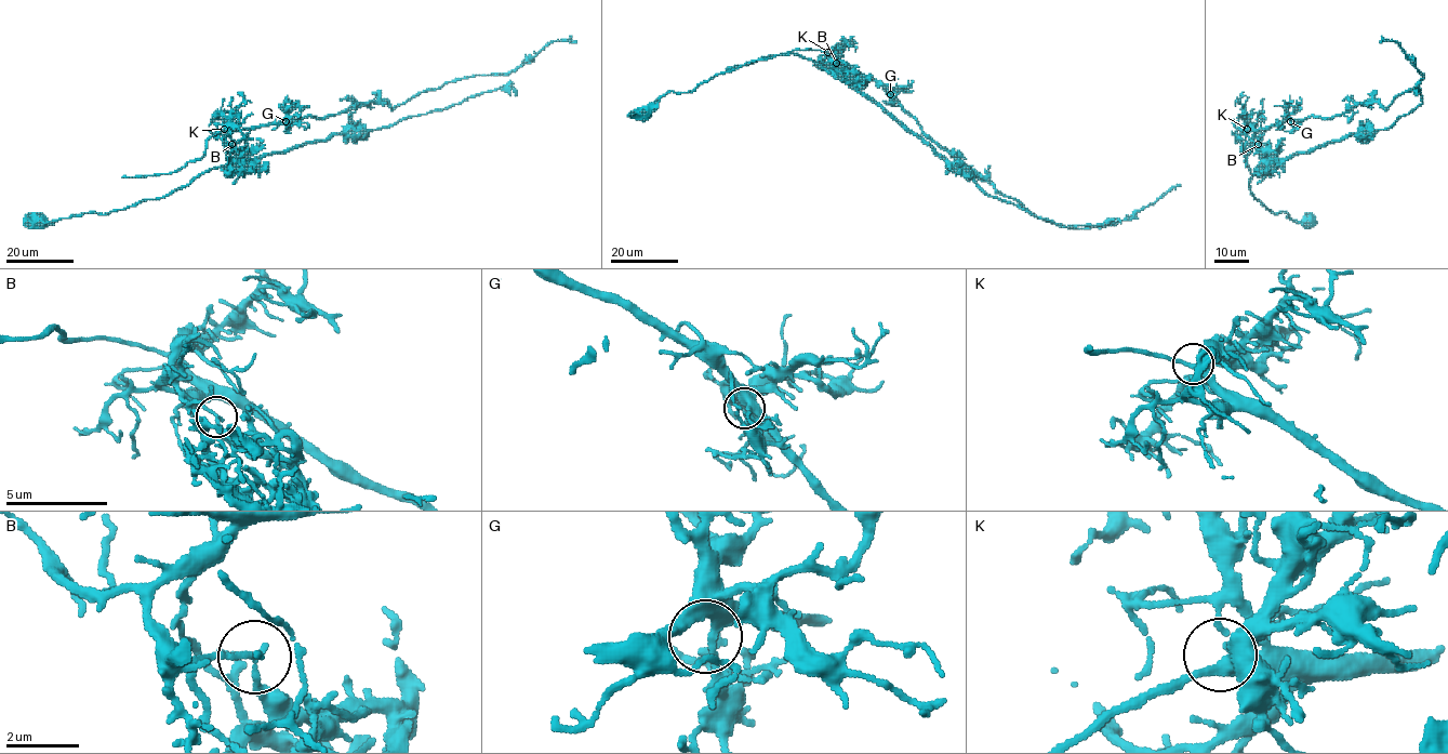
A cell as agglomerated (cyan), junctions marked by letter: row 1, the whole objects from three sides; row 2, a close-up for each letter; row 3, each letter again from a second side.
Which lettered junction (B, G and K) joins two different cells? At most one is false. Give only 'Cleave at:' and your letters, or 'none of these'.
Cleave at: B

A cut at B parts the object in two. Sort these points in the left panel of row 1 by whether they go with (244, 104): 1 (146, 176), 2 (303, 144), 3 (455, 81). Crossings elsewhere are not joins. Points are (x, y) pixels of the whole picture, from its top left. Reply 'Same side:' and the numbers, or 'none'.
Same side: 1, 3

